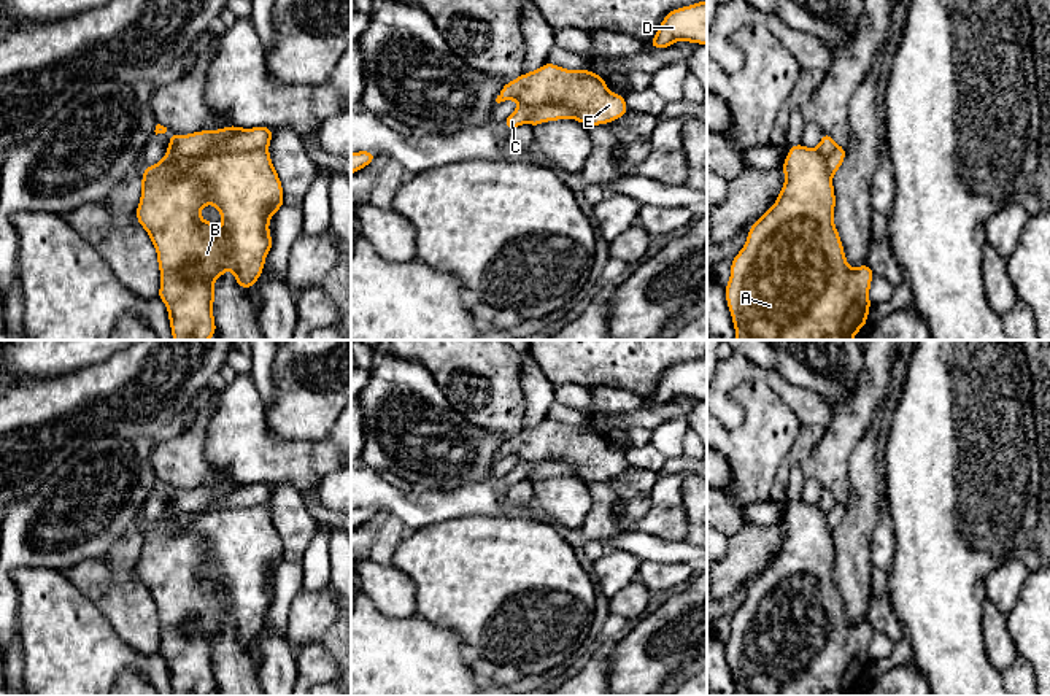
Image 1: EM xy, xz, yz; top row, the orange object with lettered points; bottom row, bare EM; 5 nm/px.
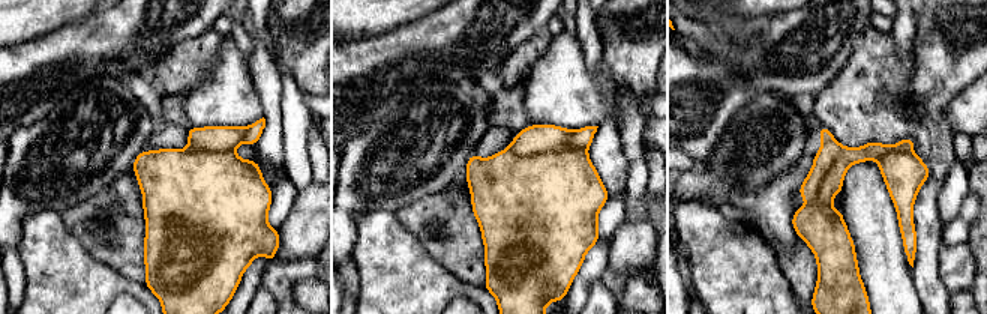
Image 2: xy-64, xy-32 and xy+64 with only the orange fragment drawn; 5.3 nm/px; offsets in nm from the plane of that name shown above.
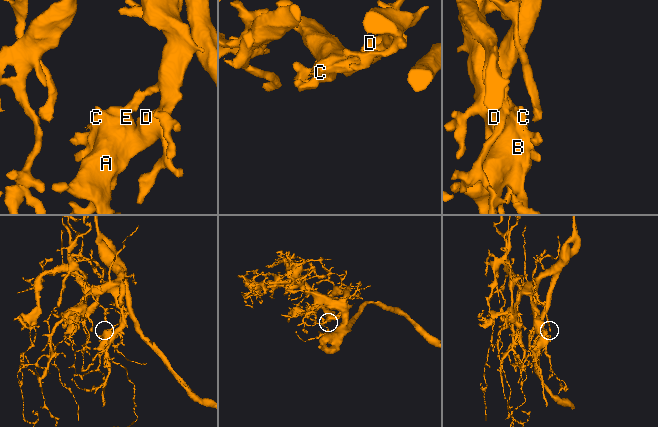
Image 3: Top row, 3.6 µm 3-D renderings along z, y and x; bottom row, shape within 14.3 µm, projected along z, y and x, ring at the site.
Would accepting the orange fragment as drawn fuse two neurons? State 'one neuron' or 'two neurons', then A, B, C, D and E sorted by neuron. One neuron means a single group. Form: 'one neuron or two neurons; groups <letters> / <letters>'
two neurons; groups A B D E / C

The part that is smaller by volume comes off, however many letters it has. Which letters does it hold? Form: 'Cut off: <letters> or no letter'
Cut off: C

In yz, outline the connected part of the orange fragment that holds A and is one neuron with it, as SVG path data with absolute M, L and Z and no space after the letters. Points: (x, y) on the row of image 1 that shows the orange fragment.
M793 145L782 165L785 184L775 203L748 229L743 248L731 261L726 302L735 329L735 340L853 340L867 324L870 281L875 276L869 264L851 269L834 224L834 173L845 160L845 146L829 156L818 148Z

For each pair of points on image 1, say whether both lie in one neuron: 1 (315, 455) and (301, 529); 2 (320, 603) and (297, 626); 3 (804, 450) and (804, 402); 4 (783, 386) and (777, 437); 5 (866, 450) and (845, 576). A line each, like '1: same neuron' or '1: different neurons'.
1: different neurons
2: same neuron
3: same neuron
4: different neurons
5: same neuron

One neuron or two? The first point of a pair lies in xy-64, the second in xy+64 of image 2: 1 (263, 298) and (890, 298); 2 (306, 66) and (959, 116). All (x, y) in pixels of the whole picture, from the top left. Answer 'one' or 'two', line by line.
1: two
2: two

